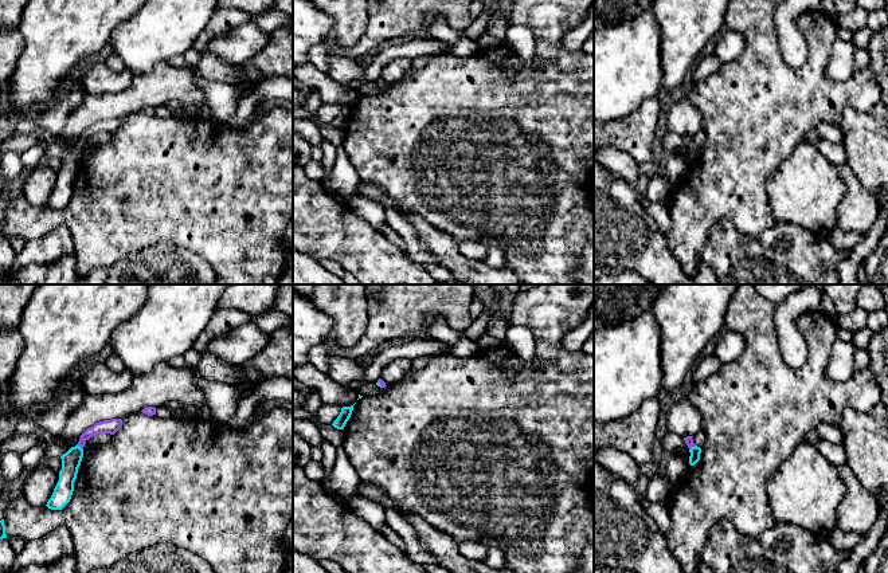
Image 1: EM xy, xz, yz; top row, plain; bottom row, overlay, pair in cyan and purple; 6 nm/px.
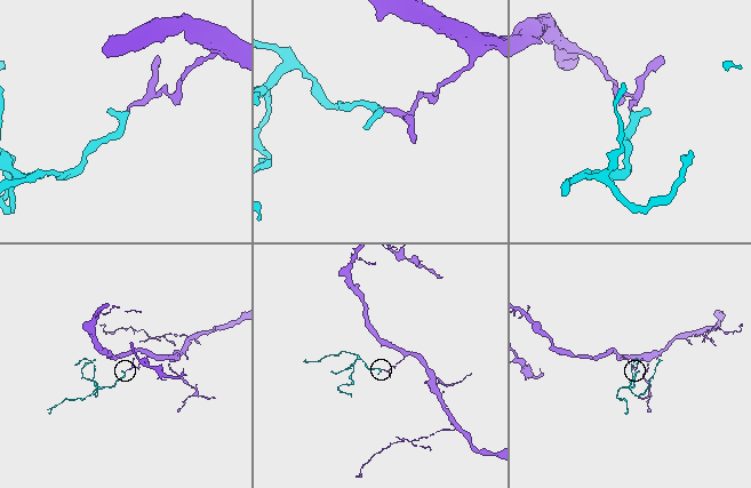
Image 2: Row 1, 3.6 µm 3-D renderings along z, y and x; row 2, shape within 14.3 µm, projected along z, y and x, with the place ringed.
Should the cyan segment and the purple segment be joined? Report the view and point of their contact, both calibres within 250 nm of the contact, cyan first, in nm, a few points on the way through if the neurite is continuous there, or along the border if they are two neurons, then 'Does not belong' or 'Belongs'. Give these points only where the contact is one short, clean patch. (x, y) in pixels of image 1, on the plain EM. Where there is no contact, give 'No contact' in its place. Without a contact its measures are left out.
Touches cyan at xy (79, 146). Thickness 110 nm (cyan) against 80 nm. Path across: xy (71, 159), (79, 146), (92, 130), (112, 125). Belongs

